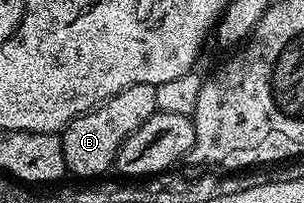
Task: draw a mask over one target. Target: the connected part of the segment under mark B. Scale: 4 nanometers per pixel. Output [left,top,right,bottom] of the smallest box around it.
[61,85,159,180]

